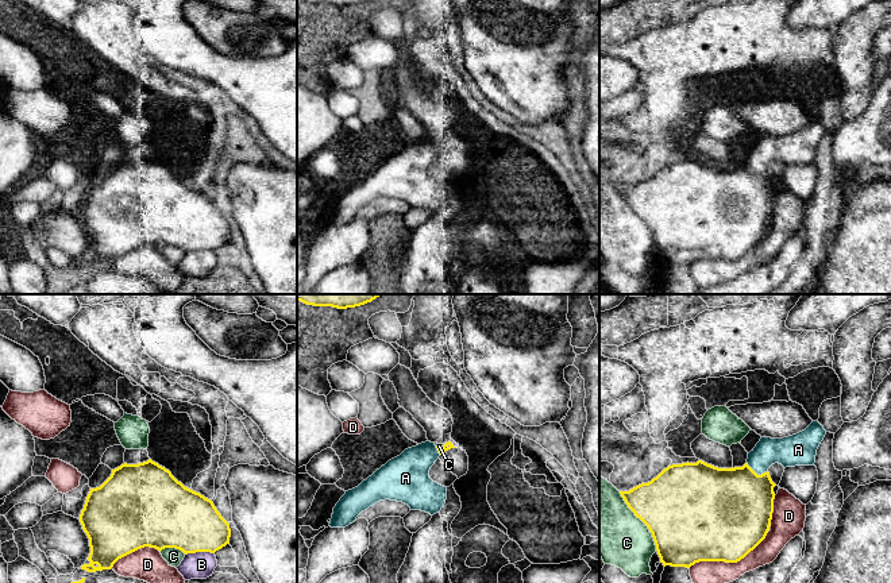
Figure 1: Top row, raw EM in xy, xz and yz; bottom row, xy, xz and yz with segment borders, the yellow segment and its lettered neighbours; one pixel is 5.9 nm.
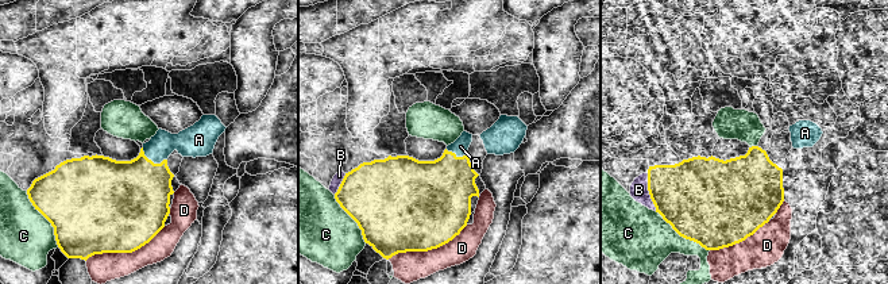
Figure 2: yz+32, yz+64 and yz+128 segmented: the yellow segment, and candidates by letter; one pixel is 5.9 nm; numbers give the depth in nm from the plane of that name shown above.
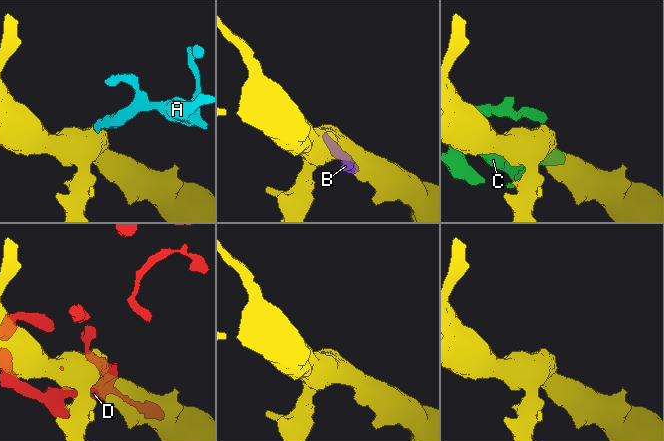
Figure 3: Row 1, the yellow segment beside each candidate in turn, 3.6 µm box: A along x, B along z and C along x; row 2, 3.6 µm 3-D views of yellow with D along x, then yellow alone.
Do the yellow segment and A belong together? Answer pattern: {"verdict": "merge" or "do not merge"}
{"verdict": "merge"}

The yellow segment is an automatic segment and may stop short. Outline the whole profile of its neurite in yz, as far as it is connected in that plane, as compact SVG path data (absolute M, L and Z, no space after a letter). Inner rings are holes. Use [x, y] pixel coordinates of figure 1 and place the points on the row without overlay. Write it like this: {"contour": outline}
{"contour": "M813 119L805 128L783 135L761 135L748 151L742 165L718 166L702 158L697 161L672 162L664 166L648 181L641 181L629 189L620 189L628 205L640 216L652 231L660 260L671 265L690 266L699 259L737 260L753 248L767 233L774 211L774 185L776 184L768 166L779 161L784 166L813 163L817 147L826 128L818 119Z"}

